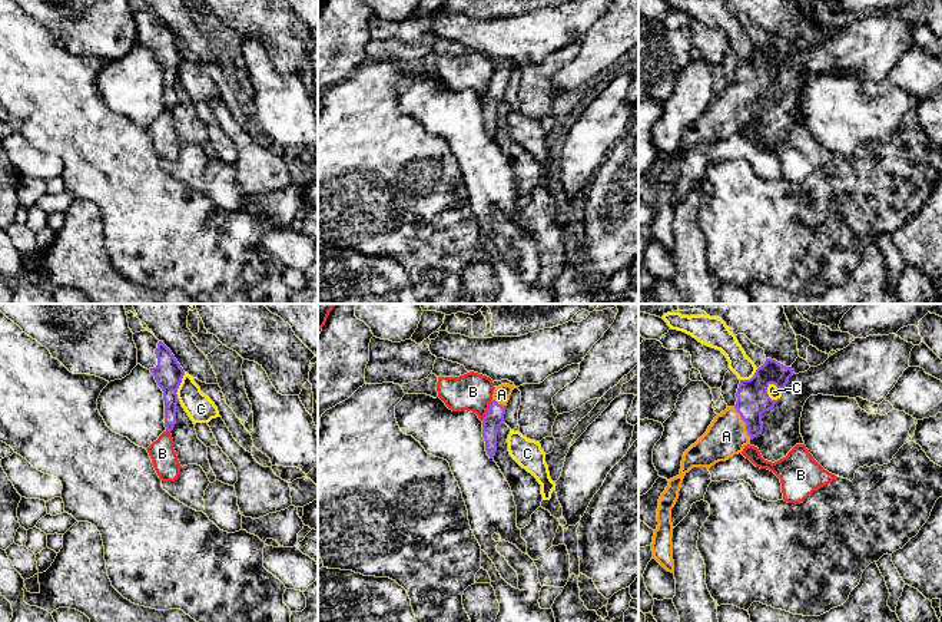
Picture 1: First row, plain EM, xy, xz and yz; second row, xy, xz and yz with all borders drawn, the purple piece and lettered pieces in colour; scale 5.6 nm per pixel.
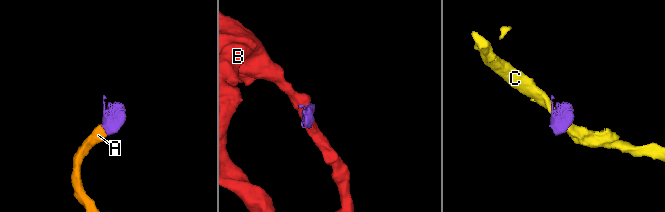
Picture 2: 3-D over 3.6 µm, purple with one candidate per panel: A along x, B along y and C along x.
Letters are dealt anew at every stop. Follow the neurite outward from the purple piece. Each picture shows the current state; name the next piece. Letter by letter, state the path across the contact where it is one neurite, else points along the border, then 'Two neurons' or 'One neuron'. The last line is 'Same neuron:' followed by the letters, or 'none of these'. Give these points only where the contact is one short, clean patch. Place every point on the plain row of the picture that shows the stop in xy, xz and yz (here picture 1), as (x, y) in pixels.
A: Path across: yz (753, 79), (745, 101), (726, 115). One neuron
B: Boundary: xz (491, 76), (490, 86), (481, 99). Two neurons
C: Boundary: yz (769, 62), (769, 75), (779, 78). Two neurons
Same neuron: A

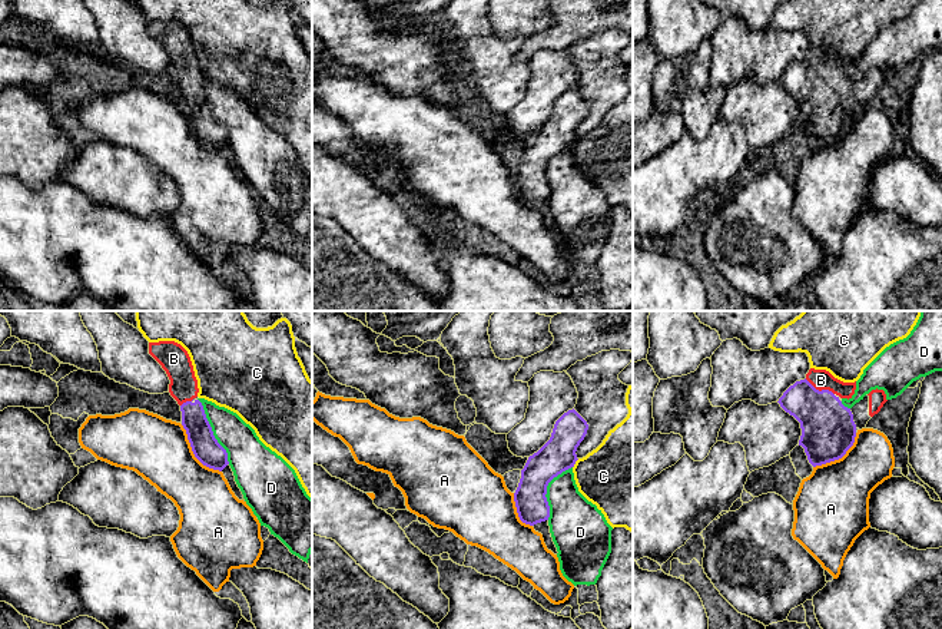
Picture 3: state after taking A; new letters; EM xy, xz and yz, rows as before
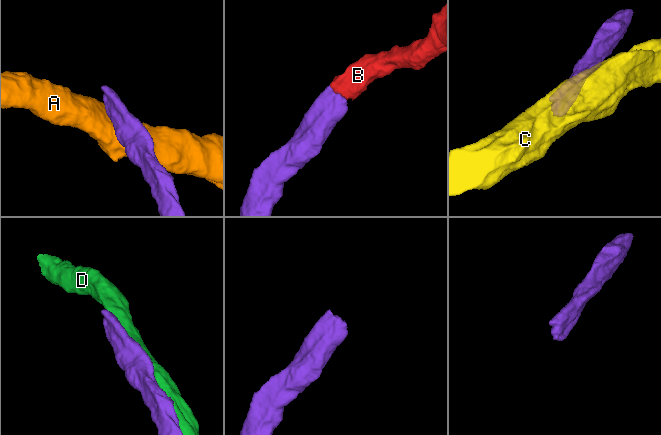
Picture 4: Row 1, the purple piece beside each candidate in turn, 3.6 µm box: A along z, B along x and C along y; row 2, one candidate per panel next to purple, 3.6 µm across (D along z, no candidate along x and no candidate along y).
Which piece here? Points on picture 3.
A: Boundary: xy (181, 103), (192, 132), (204, 143), (221, 151). Two neurons
B: Path across: yz (828, 109), (818, 89), (818, 69), (821, 59). One neuron
C: Two neurons
D: Two neurons
Same neuron: B

